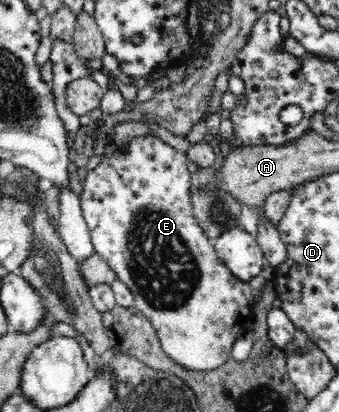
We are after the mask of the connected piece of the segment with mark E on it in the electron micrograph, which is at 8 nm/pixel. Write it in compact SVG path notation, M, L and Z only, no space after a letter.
M153 133L134 137L121 146L113 145L111 151L109 149L107 152L104 152L102 156L91 164L90 169L86 172L83 190L80 192L79 199L81 200L84 220L86 225L88 225L88 231L90 231L94 252L108 263L108 269L112 269L116 273L116 278L124 281L126 287L130 289L134 297L135 307L139 308L153 324L164 352L178 364L184 366L184 368L200 371L212 370L224 364L231 357L234 342L245 332L252 329L251 325L255 322L252 312L255 306L255 292L248 282L244 282L237 276L234 276L234 273L224 263L220 262L220 257L215 256L212 241L198 224L193 213L191 201L191 171L188 170L186 165L189 161L185 151L170 146Z

